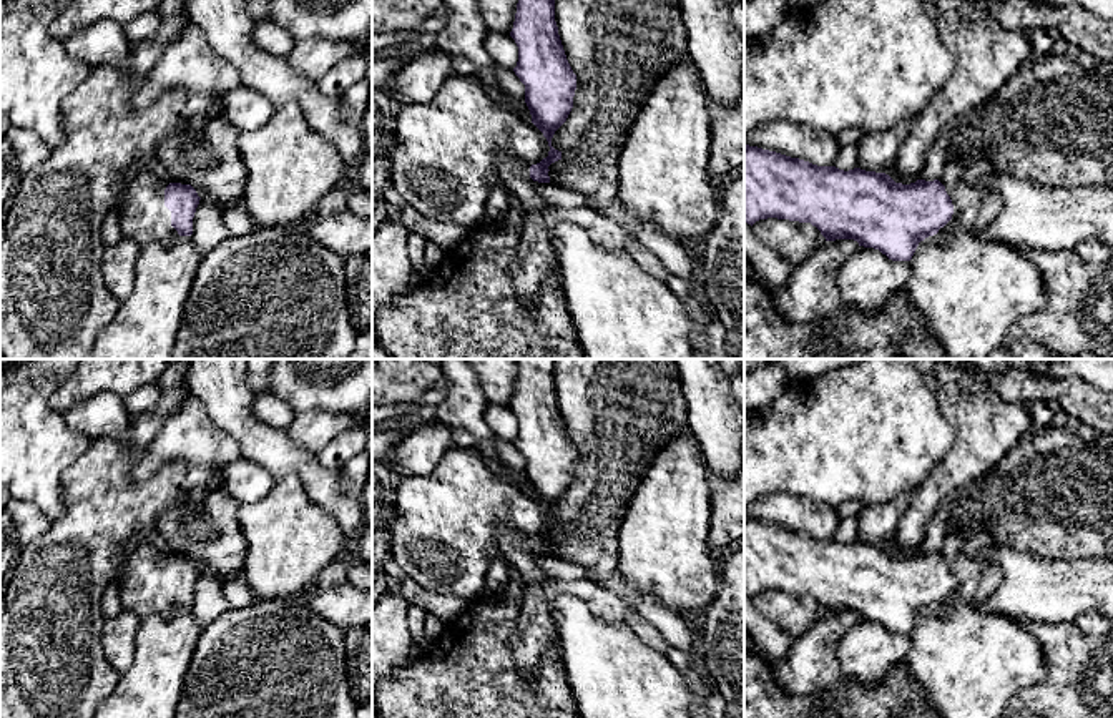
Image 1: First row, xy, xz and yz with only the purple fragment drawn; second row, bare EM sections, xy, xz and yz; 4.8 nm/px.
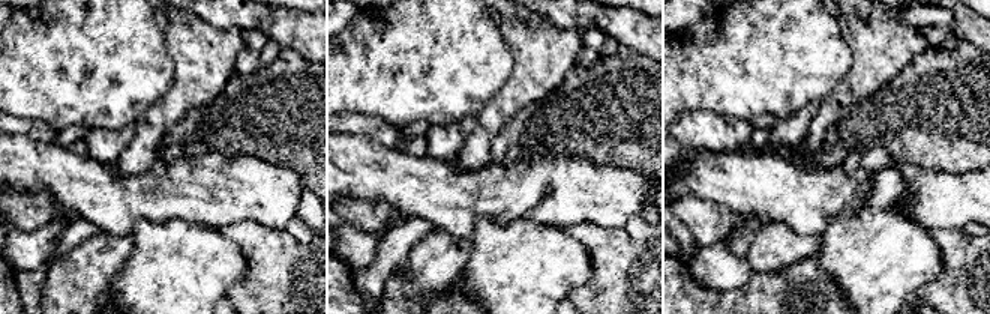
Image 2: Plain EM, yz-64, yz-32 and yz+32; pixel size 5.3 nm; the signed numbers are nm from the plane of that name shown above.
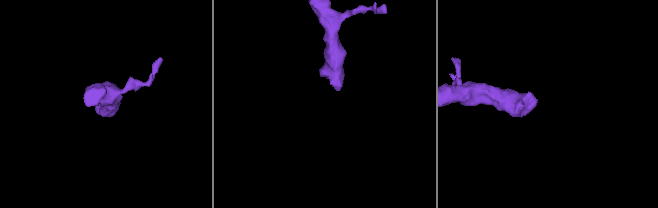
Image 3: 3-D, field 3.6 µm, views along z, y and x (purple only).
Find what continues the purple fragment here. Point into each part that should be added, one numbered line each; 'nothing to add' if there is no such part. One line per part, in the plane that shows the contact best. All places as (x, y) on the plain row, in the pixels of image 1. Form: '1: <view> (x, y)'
1: yz (1035, 589)

